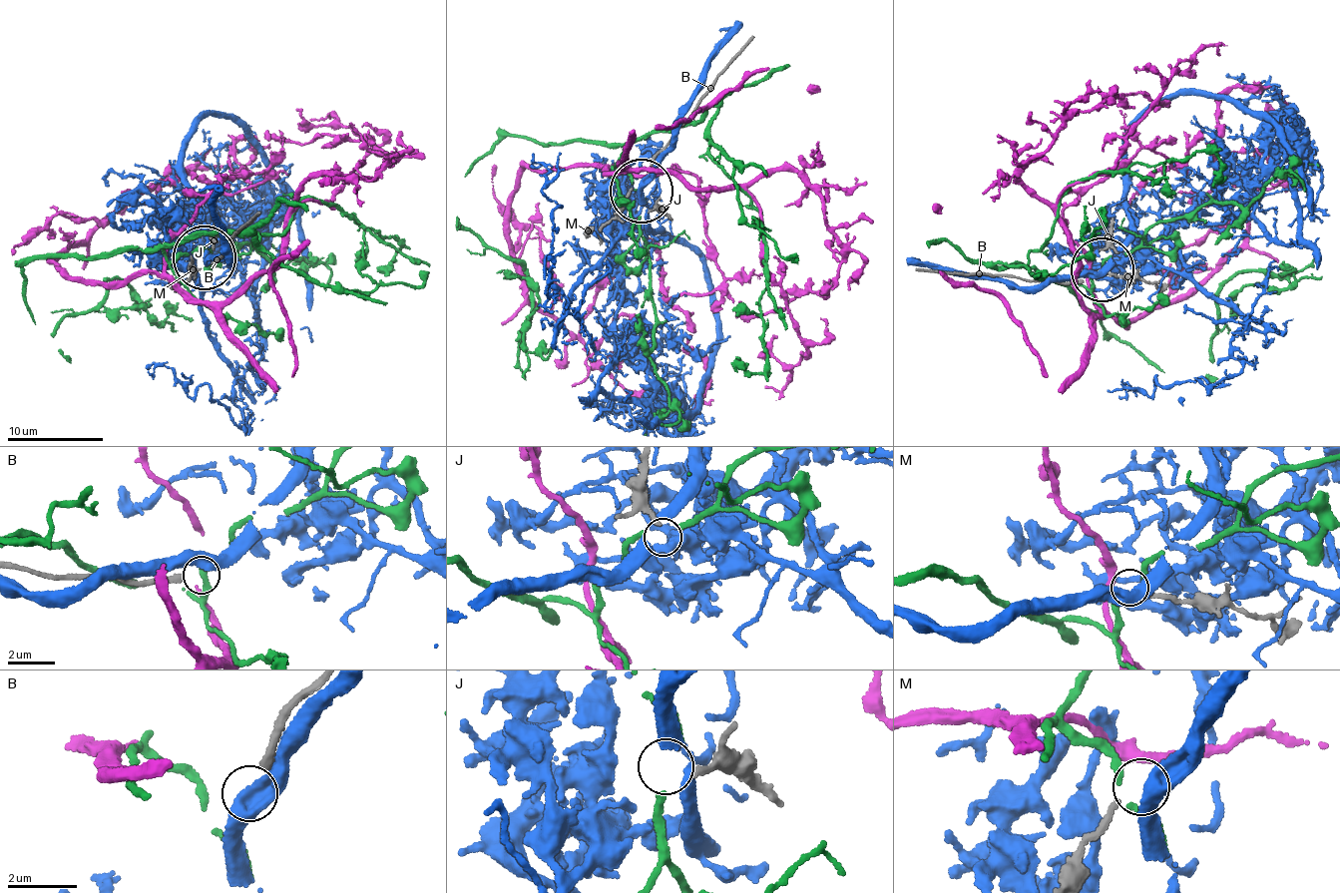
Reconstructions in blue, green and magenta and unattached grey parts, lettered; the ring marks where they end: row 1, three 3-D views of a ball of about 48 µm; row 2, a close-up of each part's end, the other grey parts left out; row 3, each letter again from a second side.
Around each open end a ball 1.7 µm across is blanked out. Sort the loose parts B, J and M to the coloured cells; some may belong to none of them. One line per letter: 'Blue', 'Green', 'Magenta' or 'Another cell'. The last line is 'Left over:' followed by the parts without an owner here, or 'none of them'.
B: Another cell
J: Another cell
M: Another cell
Left over: B, J, M

